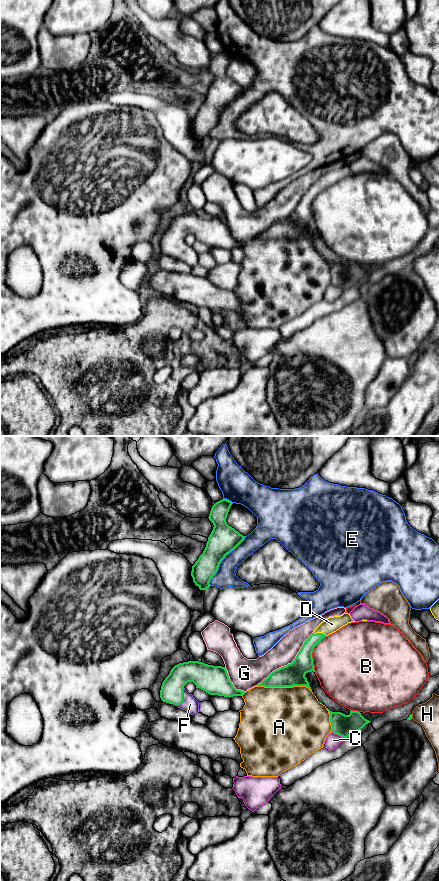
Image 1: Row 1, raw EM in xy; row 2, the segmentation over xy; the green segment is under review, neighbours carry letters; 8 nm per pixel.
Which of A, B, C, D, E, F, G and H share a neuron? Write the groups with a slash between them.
A / B / C / D F / E / G / H

